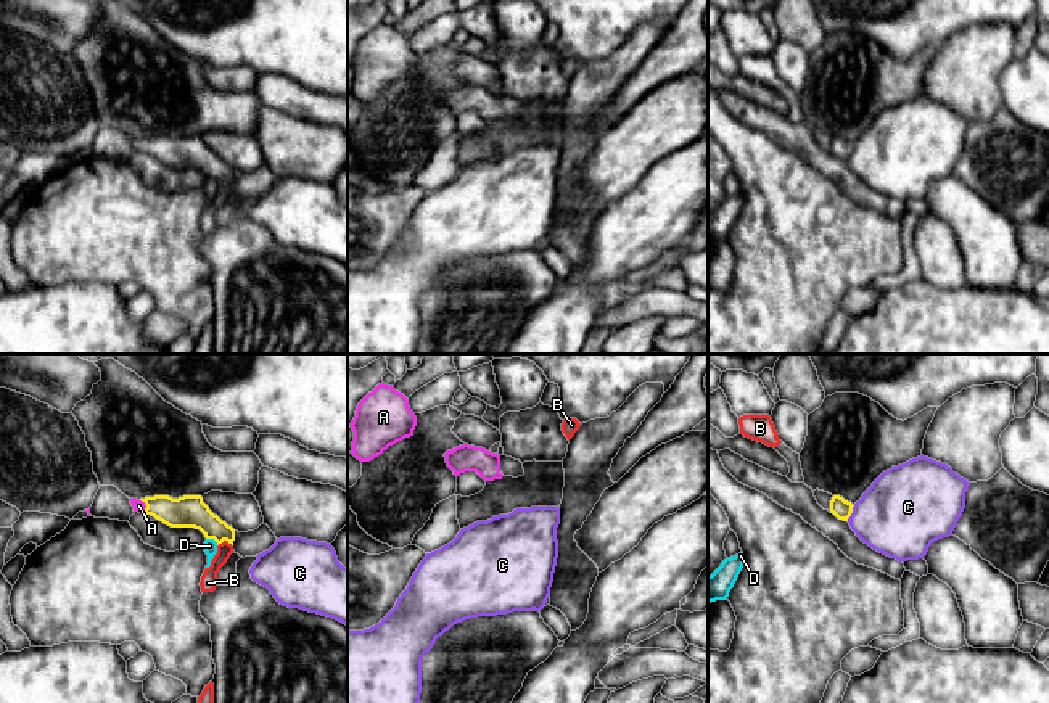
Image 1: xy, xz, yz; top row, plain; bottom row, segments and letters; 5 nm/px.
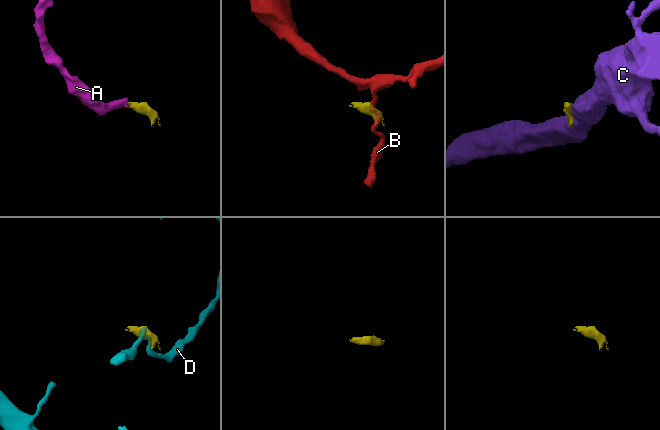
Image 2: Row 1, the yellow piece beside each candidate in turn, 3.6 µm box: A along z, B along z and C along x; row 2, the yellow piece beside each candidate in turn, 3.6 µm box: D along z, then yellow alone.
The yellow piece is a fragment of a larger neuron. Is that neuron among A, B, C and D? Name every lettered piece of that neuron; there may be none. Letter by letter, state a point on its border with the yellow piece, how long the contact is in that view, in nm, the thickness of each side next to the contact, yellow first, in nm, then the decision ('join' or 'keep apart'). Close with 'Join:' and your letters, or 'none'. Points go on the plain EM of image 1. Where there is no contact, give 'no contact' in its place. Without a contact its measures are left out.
A: meets yellow in xy at (145, 143); contact 80 nm long; 160 nm thick on the yellow side, 60 nm on the other; join
B: meets yellow in xy at (224, 179); contact 80 nm long; 160 nm thick on the yellow side, 80 nm on the other; keep apart
C: meets yellow in yz at (851, 152); contact 90 nm long; 100 nm thick on the yellow side, 420 nm on the other; keep apart
D: meets yellow in xy at (213, 177); contact 70 nm long; 160 nm thick on the yellow side, 70 nm on the other; keep apart
Join: A

